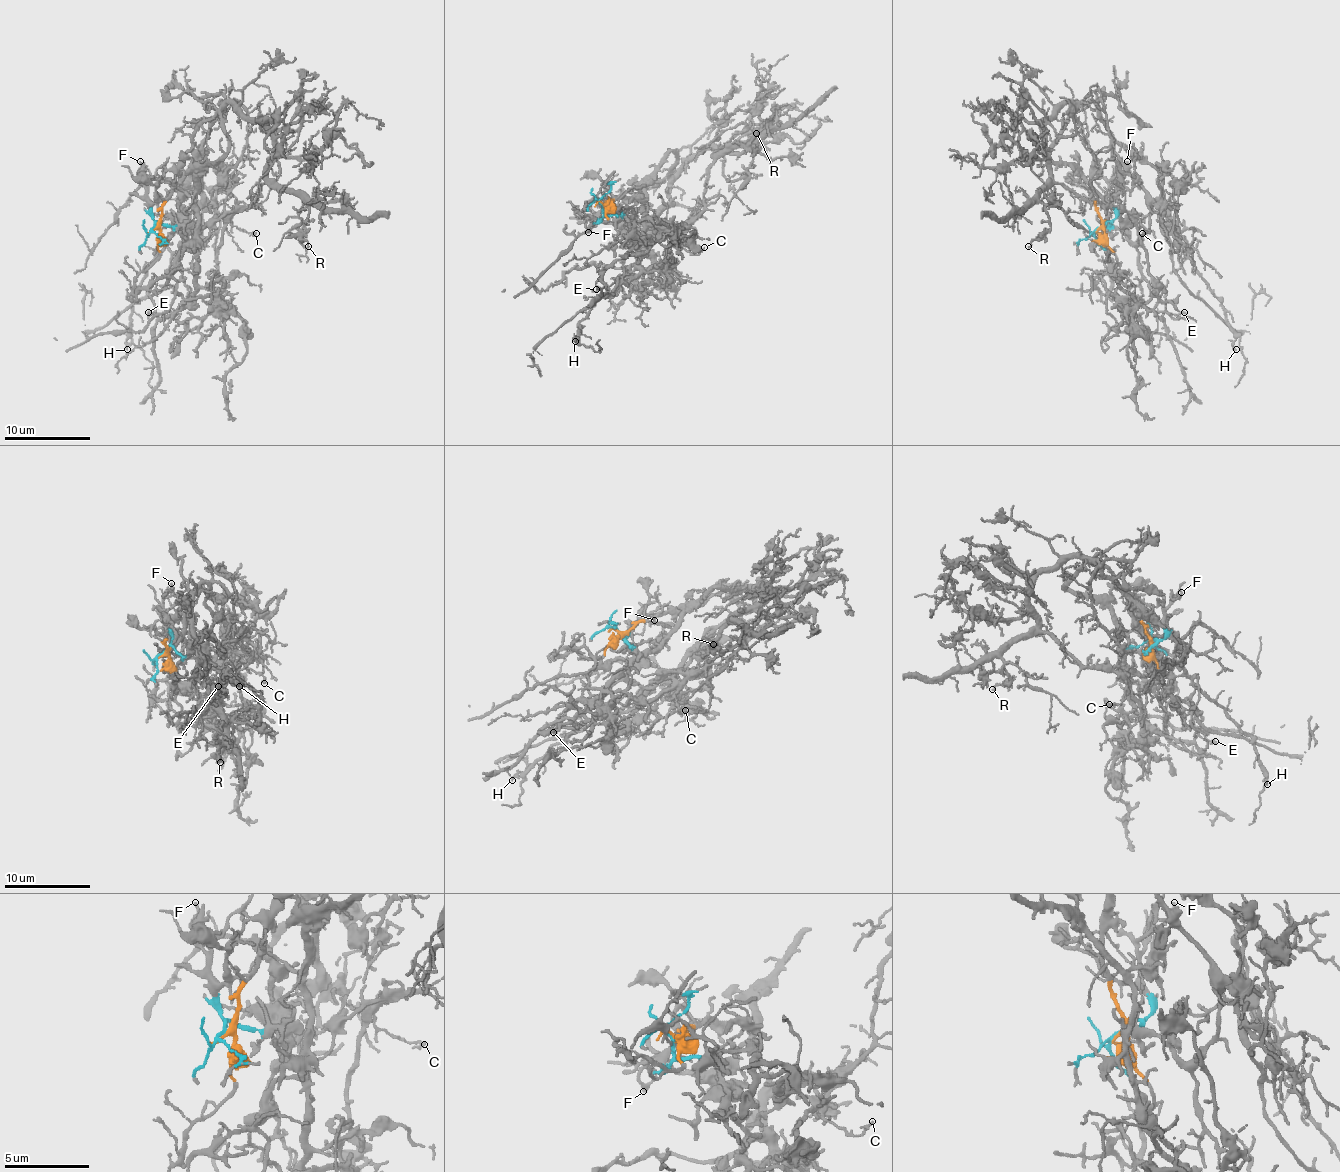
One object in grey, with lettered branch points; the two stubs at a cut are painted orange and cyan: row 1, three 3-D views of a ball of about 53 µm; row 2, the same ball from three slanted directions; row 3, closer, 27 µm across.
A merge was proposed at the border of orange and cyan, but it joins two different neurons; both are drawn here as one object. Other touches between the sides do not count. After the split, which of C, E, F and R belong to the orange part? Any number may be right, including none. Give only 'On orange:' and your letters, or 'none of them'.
On orange: C, E, R

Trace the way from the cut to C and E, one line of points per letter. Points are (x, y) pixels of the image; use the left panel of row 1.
C: (154, 227), (191, 137), (234, 100), (247, 113), (247, 150), (225, 171), (225, 208), (234, 225), (255, 234)
E: (154, 227), (174, 167), (217, 113), (227, 152), (197, 178), (195, 290), (174, 313), (148, 311)

